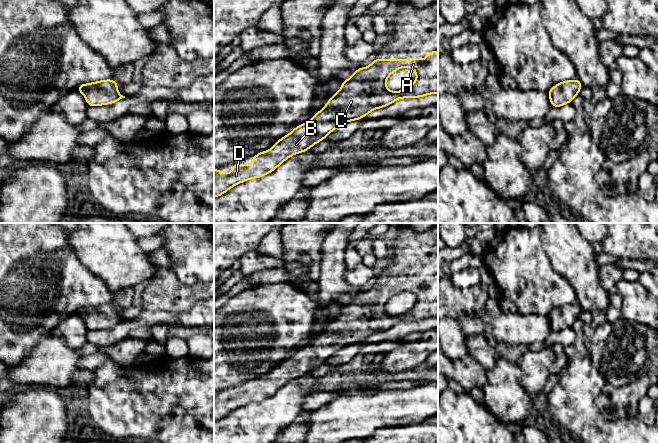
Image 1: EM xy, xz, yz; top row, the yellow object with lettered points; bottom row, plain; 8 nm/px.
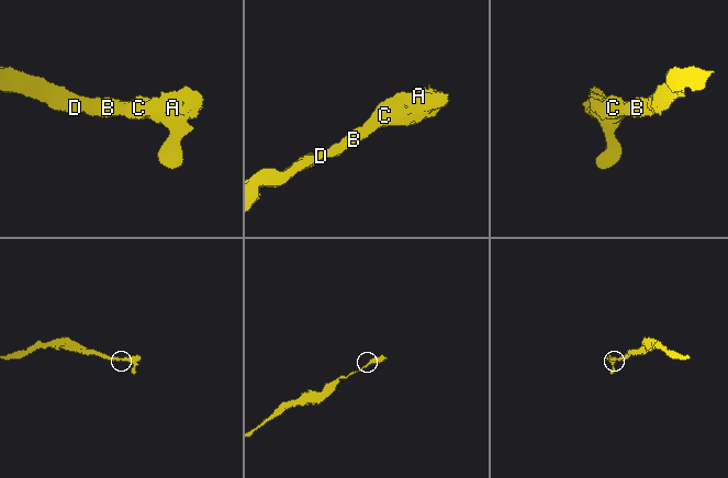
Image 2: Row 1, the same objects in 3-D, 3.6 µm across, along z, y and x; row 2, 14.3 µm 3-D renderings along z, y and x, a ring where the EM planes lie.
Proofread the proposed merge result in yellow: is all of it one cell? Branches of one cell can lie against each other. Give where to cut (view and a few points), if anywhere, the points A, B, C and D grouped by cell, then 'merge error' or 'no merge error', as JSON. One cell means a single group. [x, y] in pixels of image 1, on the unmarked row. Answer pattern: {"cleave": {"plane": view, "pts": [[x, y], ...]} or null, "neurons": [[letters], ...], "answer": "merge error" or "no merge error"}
{"cleave": null, "neurons": [["A", "B", "C", "D"]], "answer": "no merge error"}

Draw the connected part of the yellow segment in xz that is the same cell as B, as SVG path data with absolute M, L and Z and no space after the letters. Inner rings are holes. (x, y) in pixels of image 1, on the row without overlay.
M435 273L426 277L426 285L419 281L413 283L385 283L375 282L372 288L365 292L358 292L347 304L342 305L341 313L331 321L327 329L323 331L310 345L297 350L288 359L282 361L268 375L263 375L252 381L252 389L242 387L233 388L230 398L223 398L220 393L214 394L214 422L224 418L233 410L252 402L261 402L271 397L290 380L302 377L310 373L314 368L322 365L334 355L340 348L362 343L368 337L377 332L383 332L400 322L418 322L433 317L438 317L438 277ZM402 291L409 291L417 297L414 308L401 315L390 315L386 312L386 304L389 299Z

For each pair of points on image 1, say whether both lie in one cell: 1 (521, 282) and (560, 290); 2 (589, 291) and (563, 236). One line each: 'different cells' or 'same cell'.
1: same cell
2: same cell

